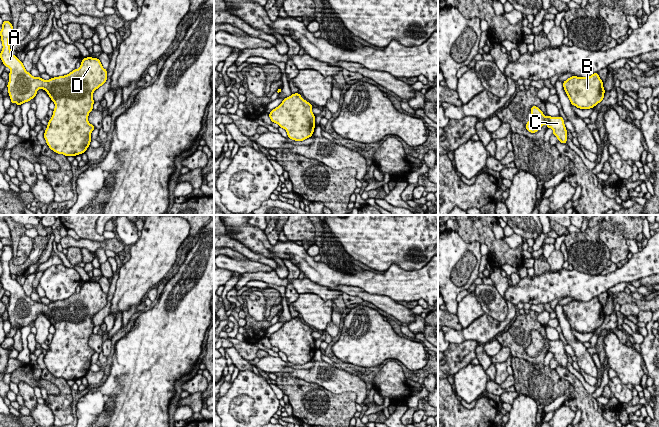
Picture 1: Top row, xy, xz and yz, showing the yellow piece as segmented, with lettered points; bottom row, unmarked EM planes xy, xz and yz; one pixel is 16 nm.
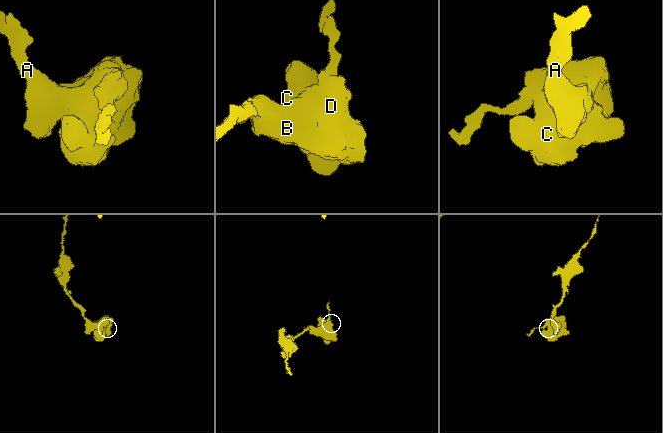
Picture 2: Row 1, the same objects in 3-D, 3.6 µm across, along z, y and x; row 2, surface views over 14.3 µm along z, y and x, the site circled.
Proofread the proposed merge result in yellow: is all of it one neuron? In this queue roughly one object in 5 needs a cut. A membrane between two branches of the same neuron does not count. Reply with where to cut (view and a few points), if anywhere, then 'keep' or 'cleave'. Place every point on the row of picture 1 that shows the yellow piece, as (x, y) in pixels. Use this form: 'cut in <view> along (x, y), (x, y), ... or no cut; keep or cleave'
no cut; keep

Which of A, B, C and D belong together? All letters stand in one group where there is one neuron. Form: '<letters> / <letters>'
A B C D

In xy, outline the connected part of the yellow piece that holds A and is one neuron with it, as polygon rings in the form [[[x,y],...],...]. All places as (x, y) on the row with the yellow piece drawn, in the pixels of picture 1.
[[[3,21],[0,58],[3,65],[10,68],[7,87],[11,103],[20,106],[35,98],[39,89],[45,90],[55,104],[44,132],[46,144],[66,157],[83,154],[90,146],[91,133],[95,129],[88,121],[93,110],[93,92],[107,81],[107,70],[98,58],[87,57],[83,58],[79,69],[67,75],[48,81],[33,77],[11,53],[9,39],[12,34],[12,23]]]

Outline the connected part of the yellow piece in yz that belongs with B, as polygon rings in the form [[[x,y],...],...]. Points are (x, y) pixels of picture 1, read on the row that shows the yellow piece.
[[[598,73],[589,77],[572,76],[563,82],[563,87],[571,104],[580,109],[593,108],[604,98],[605,90]]]

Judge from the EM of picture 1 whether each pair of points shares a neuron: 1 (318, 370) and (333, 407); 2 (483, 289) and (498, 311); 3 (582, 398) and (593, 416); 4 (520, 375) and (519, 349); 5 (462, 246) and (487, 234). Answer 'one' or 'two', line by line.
1: two
2: one
3: one
4: two
5: two

